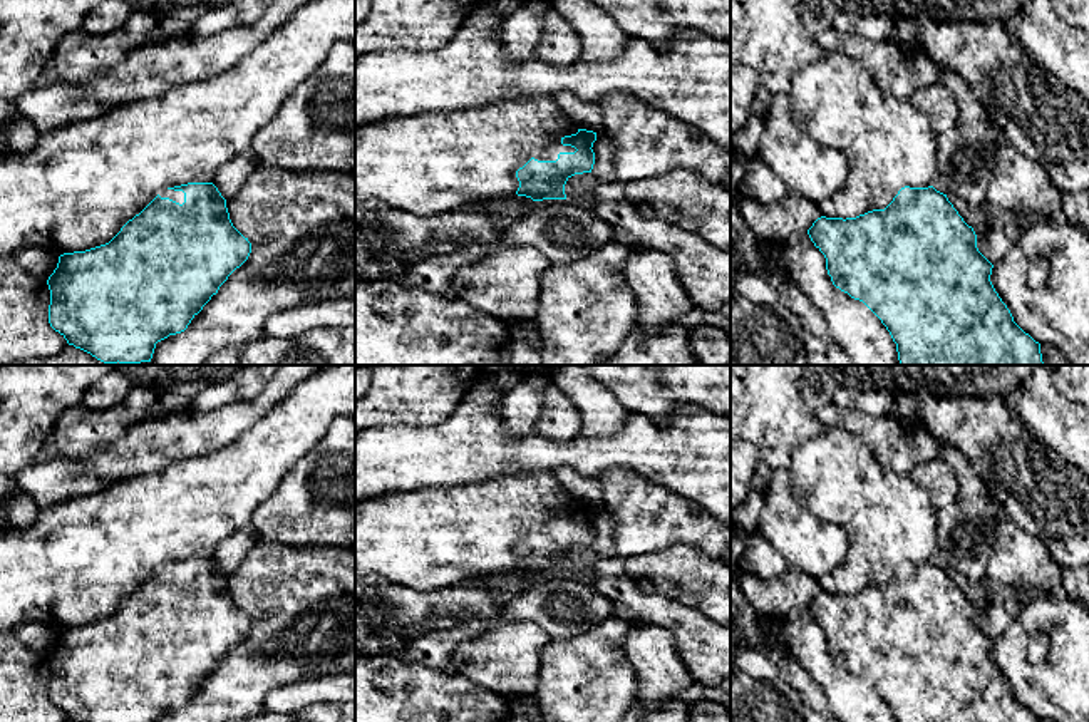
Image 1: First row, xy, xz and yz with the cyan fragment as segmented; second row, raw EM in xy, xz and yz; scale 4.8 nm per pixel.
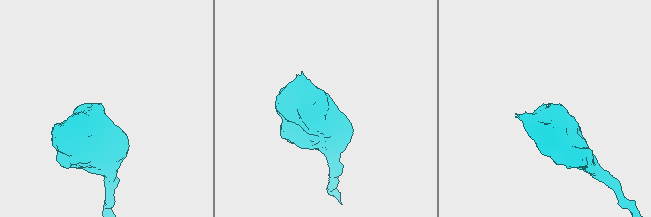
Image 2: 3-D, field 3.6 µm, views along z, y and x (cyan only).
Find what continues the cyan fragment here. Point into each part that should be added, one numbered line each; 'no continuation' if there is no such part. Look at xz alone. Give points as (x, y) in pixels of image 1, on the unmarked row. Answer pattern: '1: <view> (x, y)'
1: xz (550, 528)

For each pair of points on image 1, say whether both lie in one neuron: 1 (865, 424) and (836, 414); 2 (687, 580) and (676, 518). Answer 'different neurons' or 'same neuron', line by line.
1: same neuron
2: different neurons

